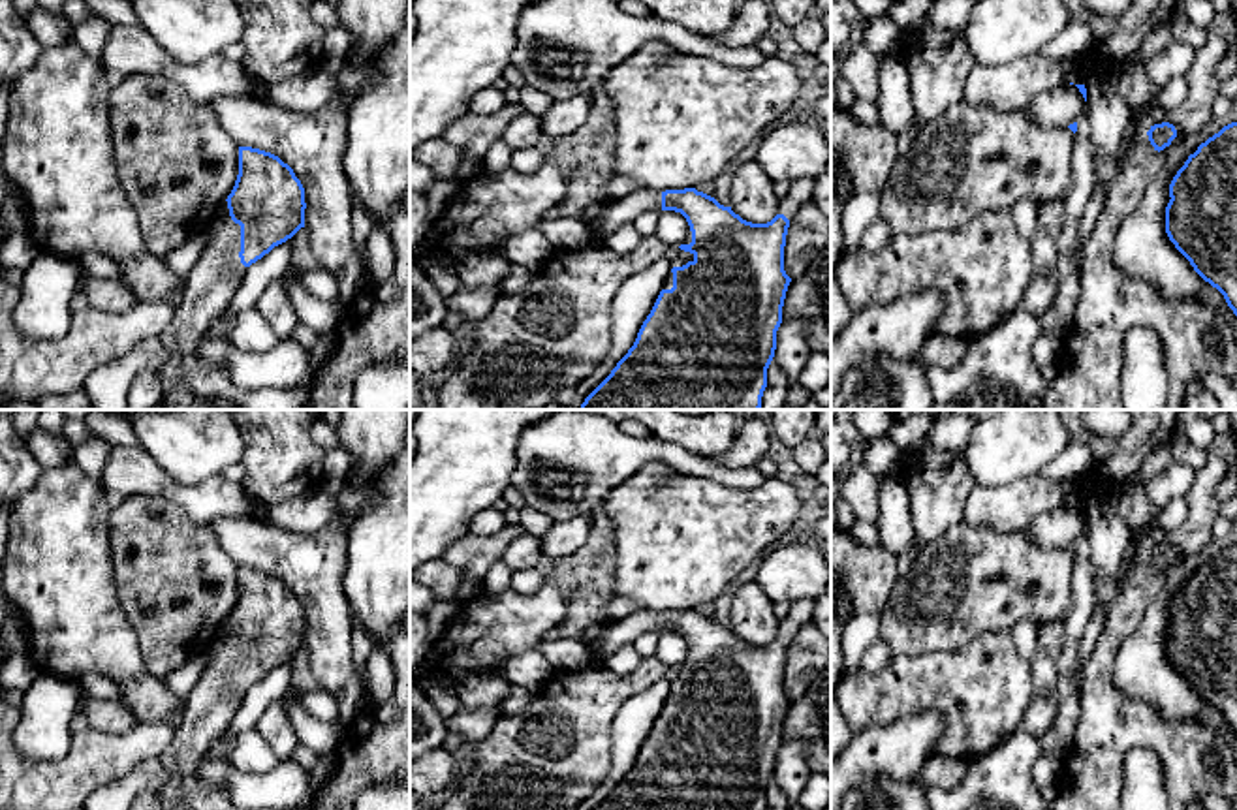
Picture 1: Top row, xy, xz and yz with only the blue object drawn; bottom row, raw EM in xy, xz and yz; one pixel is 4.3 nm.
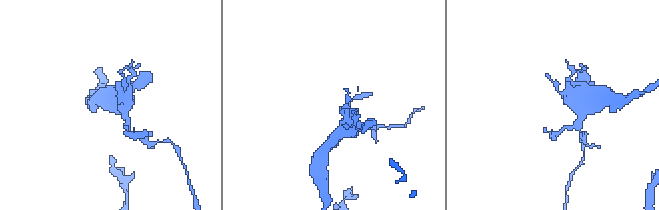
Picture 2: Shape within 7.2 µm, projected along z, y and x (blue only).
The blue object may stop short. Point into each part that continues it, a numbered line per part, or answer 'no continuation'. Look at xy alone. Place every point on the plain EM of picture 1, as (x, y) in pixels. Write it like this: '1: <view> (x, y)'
1: xy (207, 711)

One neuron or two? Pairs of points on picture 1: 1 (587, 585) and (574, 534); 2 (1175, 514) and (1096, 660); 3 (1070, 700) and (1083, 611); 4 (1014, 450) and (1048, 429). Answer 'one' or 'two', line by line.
1: two
2: two
3: one
4: one

